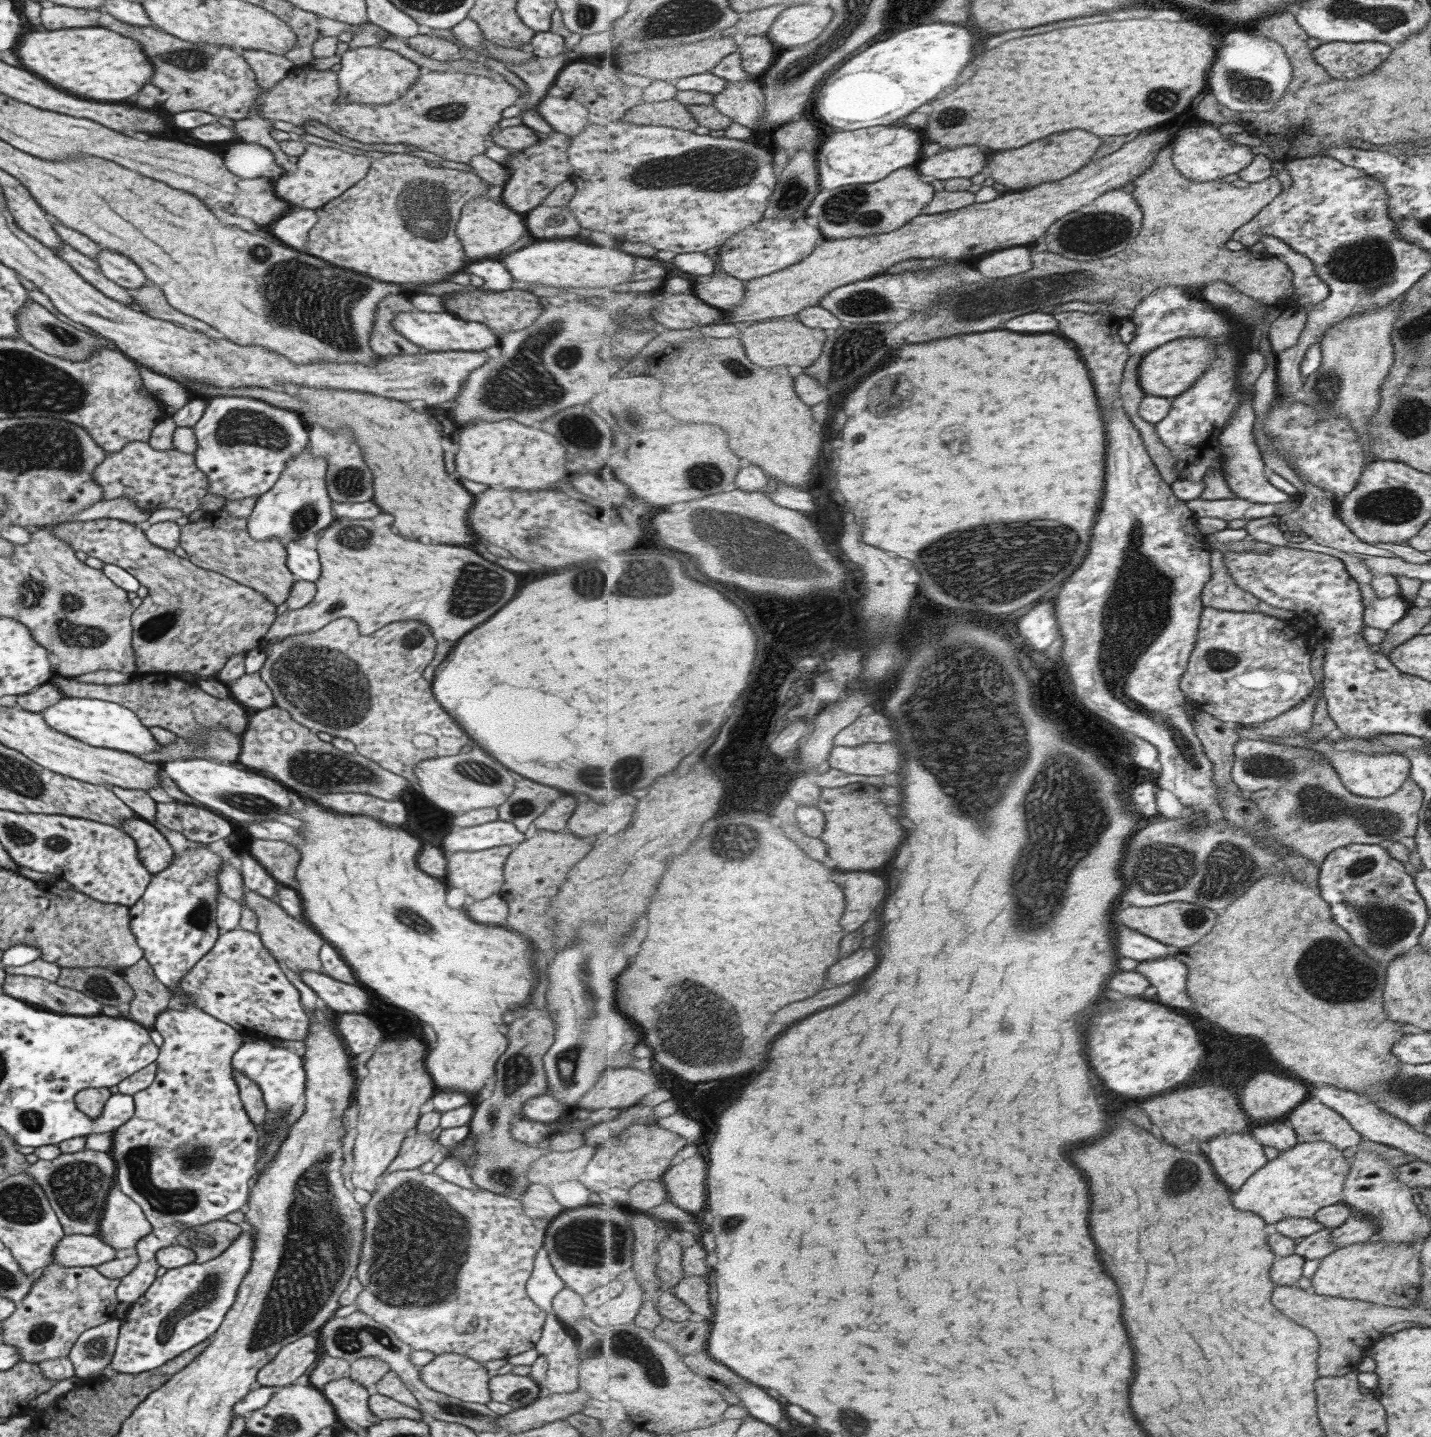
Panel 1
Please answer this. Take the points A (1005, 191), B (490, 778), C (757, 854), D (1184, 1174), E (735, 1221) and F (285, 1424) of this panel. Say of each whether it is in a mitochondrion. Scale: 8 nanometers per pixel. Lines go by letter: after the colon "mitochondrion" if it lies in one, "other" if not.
A: other
B: mitochondrion
C: mitochondrion
D: mitochondrion
E: mitochondrion
F: mitochondrion

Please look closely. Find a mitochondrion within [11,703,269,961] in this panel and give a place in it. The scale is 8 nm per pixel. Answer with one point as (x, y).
(199, 917)

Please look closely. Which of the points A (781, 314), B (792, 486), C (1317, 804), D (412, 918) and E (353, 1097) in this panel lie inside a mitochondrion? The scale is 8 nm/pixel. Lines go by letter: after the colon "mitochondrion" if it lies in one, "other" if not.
A: other
B: other
C: mitochondrion
D: mitochondrion
E: other

